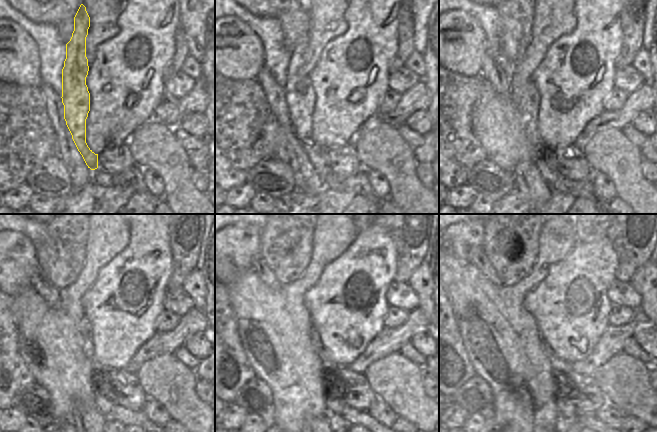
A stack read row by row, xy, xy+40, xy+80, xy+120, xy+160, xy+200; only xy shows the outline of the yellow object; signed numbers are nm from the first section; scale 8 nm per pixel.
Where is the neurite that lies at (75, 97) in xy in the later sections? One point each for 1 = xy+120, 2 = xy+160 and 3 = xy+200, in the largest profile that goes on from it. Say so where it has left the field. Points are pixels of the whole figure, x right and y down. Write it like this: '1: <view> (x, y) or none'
1: xy+120 (104, 393)
2: xy+160 (333, 387)
3: xy+200 (564, 392)

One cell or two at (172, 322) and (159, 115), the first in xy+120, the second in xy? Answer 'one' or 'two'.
one

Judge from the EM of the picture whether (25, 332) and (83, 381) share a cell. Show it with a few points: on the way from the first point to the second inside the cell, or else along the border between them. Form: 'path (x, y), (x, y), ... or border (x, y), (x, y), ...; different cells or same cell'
path (39, 341), (69, 371); same cell

